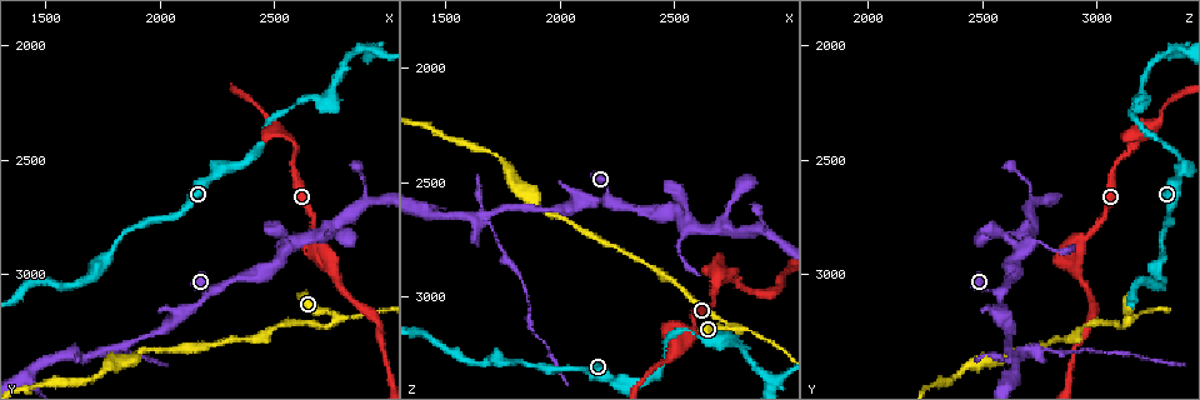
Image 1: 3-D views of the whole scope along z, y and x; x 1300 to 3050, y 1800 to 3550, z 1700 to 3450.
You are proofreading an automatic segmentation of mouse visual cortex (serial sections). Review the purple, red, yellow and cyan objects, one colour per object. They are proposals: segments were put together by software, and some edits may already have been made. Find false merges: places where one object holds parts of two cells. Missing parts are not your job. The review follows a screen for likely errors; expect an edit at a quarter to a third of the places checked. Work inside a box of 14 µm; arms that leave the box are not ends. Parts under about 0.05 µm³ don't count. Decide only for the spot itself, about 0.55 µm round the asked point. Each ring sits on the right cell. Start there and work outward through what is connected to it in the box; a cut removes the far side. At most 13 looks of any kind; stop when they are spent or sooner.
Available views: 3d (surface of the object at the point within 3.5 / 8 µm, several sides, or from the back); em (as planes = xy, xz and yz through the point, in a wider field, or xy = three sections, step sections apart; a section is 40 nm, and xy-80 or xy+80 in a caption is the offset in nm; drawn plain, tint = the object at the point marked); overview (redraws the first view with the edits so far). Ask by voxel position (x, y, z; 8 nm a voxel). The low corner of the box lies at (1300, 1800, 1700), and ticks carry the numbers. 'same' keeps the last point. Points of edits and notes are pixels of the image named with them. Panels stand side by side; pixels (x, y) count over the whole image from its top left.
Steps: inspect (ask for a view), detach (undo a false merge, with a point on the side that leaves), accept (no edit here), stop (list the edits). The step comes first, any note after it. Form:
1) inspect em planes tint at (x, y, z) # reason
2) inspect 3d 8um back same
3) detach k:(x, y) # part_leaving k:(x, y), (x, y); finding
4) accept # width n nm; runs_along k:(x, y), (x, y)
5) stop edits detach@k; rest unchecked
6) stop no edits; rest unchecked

inspect 3d 3.5um at (2770, 3200, 3150)

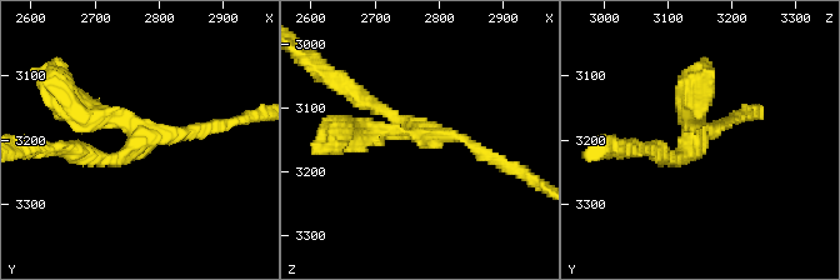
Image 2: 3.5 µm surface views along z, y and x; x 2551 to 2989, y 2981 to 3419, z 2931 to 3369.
inspect em planes plain at (2770, 3195, 3135) # arms 3; arm_widths 150, 150, 350 nm

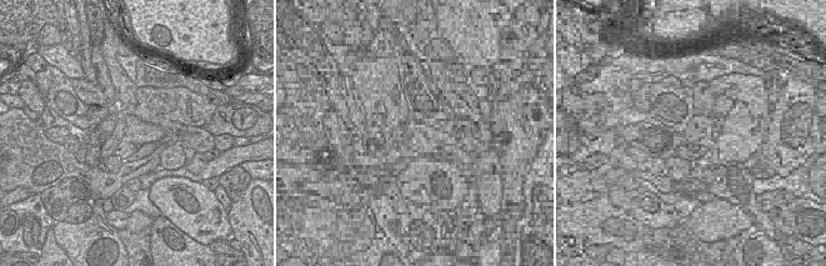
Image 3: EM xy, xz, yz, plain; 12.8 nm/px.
inspect em planes tint same # with the object marked

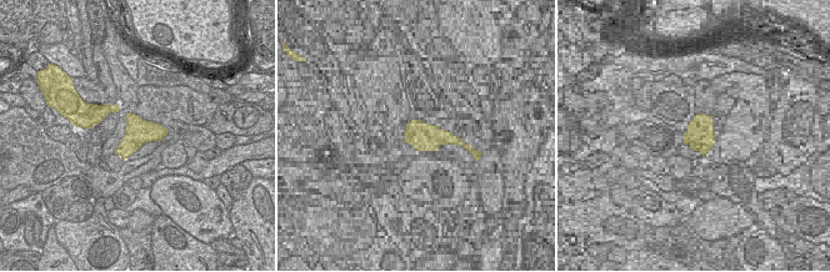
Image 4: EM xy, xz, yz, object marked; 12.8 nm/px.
accept # width 320 nm; runs_along 2:(695, 98), (681, 155), (653, 151); one cell here

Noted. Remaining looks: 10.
inspect 3d 3.5um back at (2240, 2570, 3360) # thin neck

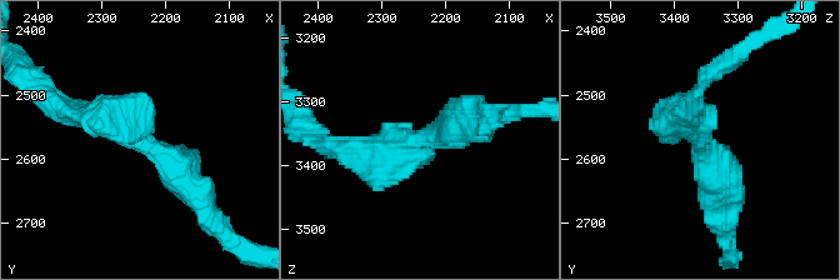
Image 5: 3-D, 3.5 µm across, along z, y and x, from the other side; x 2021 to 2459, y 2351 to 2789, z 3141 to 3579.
accept # runs_along 5:(186, 190), (121, 121), (64, 109); one cell here

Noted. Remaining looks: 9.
inspect 3d 8um at (2570, 2410, 3190) # three-way junction

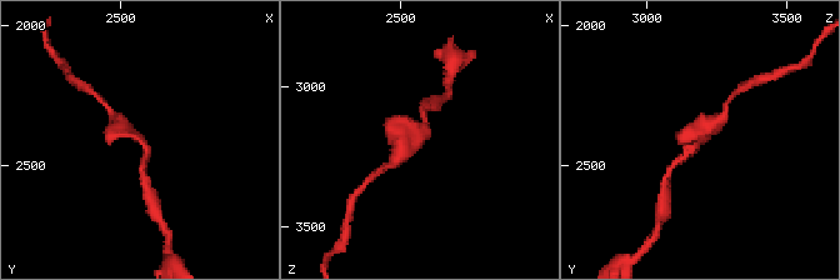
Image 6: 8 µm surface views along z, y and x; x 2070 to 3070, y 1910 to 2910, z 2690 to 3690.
inspect em xy step 5 tint at (2570, 2400, 3190) # shape alone is not enough

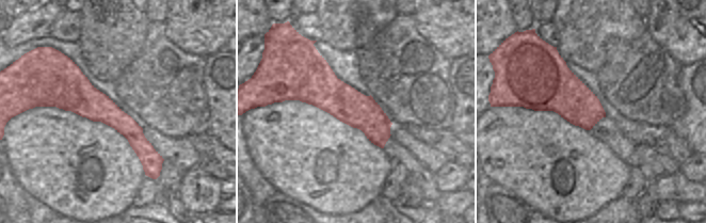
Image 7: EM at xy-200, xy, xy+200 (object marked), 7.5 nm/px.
accept # one cell here

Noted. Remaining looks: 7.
inspect 3d 3.5um at (2930, 2010, 3380)

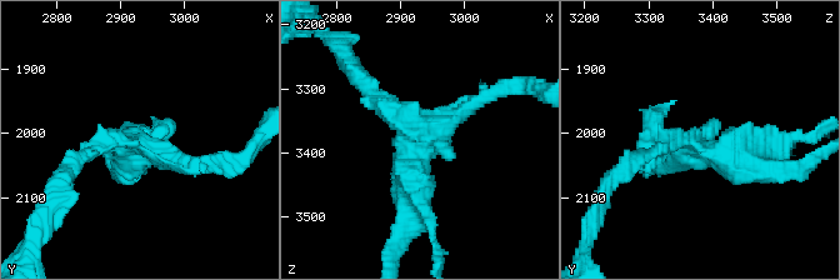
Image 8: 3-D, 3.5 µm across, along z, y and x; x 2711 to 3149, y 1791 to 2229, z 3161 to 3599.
inspect em planes tint at (2930, 2015, 3375)

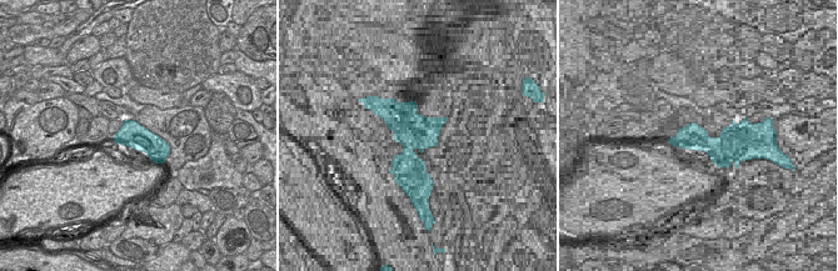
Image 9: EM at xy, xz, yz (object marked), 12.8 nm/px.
accept # width 320 nm; runs_along 8:(365, 84), (419, 135), (411, 176); one cell here

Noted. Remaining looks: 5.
inspect 3d 3.5um at (1690, 3350, 2640) # looks like a crossing

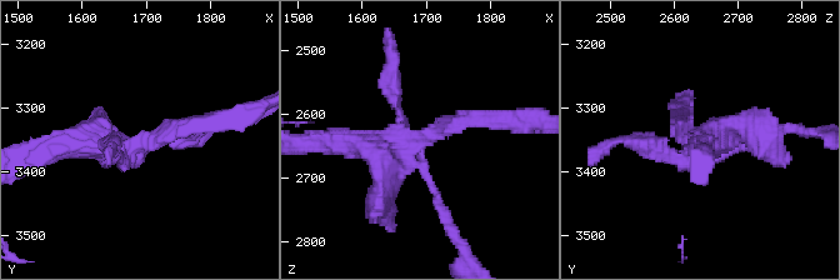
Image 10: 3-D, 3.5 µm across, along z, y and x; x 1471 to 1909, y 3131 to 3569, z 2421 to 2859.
inspect em xy step 2 tint at (1690, 3365, 2645)

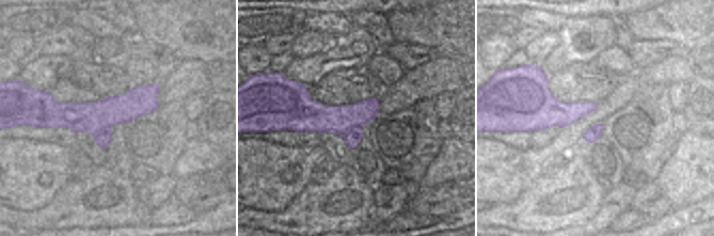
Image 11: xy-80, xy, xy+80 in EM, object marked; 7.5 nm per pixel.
inspect em xy step 3 tint same # another direction

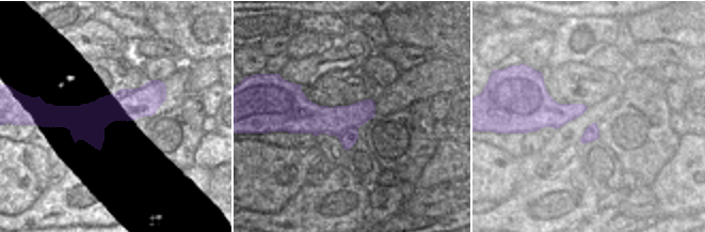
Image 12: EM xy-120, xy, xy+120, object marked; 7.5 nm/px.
detach 10:(440, 209) # width 240 nm; part_leaving 10:(425, 170), (468, 260); two cells meet here

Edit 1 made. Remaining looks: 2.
stop edits detach@10; rest unchecked

